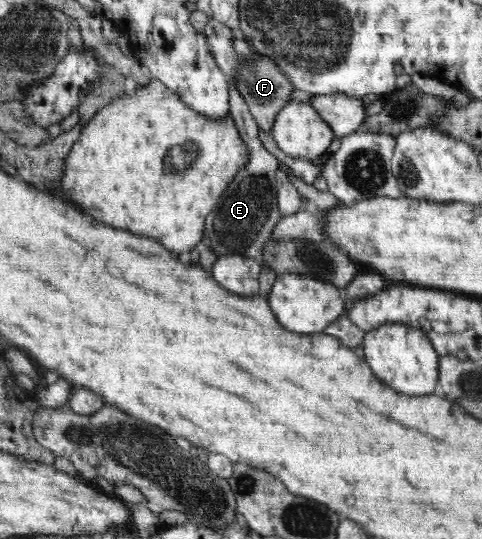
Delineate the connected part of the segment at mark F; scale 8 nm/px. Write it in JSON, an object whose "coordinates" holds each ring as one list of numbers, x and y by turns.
{"coordinates":[[215,19,209,20,203,31,208,31,208,39,212,41,216,53,220,53,222,57,226,53,228,87,230,84,236,86,236,91,244,96,246,104,248,104,248,110,252,112,258,127,271,136,274,116,277,116,284,105,292,102,290,95,295,90,293,89,293,83,281,72,277,63,273,63,269,57,264,57,251,48,251,45,245,40,244,32,239,27,234,27,234,31,232,31,234,47,232,47,232,43,228,43,228,35,230,35,228,29,224,25,216,23]]}

